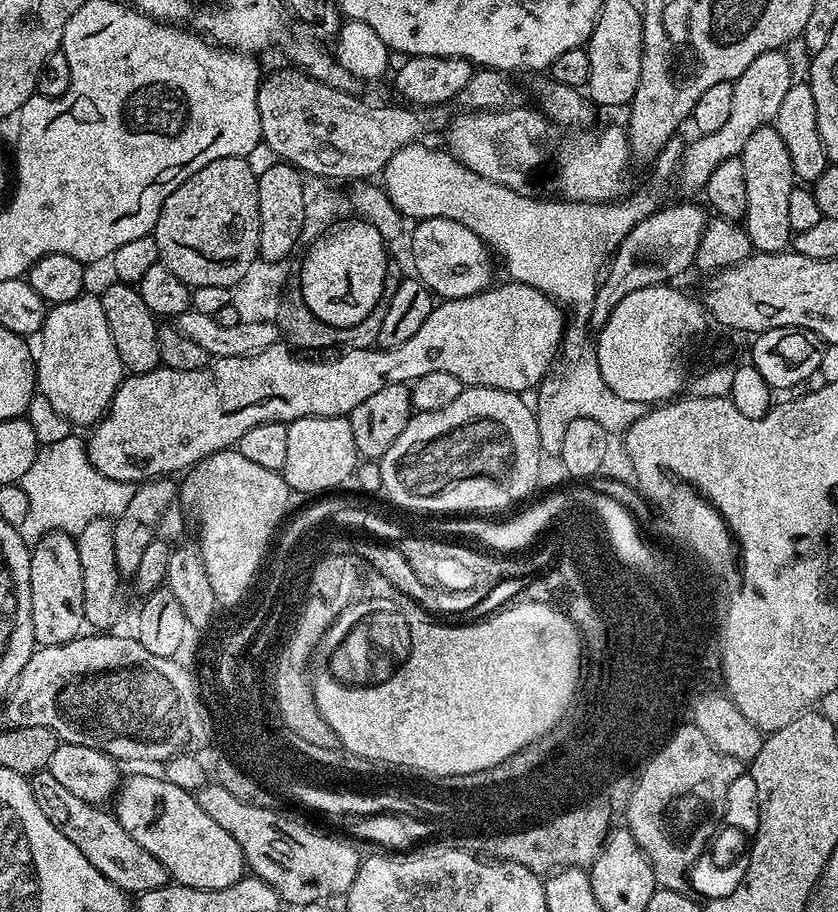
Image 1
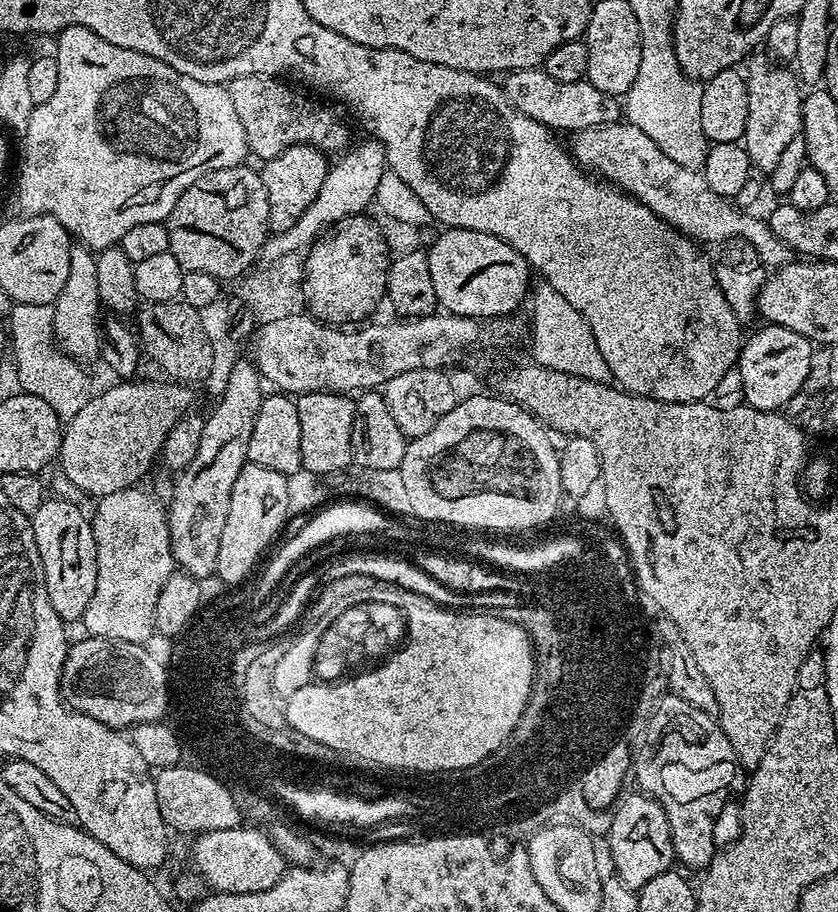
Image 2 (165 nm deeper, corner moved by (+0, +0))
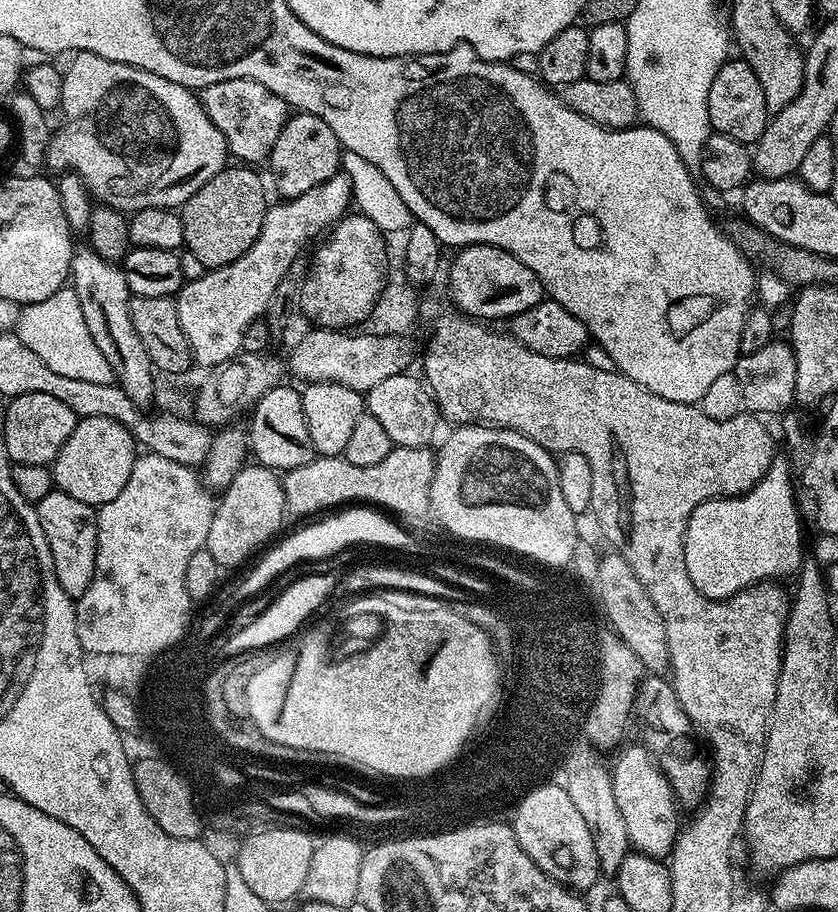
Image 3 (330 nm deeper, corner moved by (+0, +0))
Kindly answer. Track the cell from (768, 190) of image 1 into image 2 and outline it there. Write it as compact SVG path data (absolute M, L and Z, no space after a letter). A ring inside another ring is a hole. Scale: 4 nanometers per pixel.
M756 54L747 61L748 109L746 110L746 130L742 141L753 169L772 172L780 164L780 159L788 152L792 143L797 143L802 132L802 84L791 67Z

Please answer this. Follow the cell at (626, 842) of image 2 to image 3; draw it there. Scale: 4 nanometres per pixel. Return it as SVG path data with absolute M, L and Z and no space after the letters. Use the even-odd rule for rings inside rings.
M637 742L626 748L619 753L621 756L617 758L616 765L611 765L610 771L614 798L618 801L618 810L622 810L622 818L626 822L628 843L635 851L644 852L647 856L667 857L676 844L678 831L676 793L672 790L672 783L664 777L657 757L643 743Z

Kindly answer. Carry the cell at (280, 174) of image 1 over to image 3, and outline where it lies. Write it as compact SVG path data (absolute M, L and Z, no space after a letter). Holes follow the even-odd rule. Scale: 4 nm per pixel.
M297 111L289 115L282 126L282 134L278 134L278 142L274 142L272 152L266 161L272 167L272 180L276 183L277 197L293 200L298 194L306 194L306 190L314 190L326 178L337 175L342 168L342 149L338 138L334 138L334 130L309 112Z

